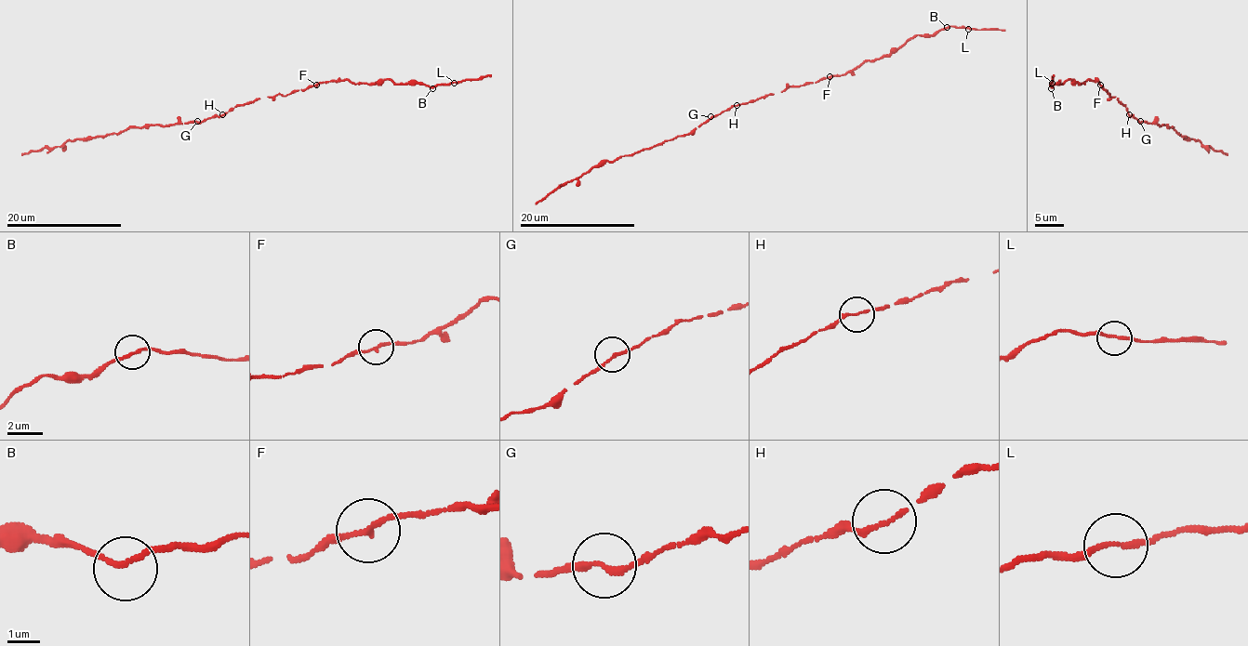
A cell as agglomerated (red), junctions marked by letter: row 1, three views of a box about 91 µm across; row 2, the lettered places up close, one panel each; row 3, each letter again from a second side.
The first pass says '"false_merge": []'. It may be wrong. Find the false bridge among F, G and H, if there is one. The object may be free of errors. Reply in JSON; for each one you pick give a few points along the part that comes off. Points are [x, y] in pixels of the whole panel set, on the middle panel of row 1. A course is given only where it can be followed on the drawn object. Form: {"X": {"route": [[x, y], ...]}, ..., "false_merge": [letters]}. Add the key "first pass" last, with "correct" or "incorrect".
{"false_merge": [], "first pass": "correct"}

